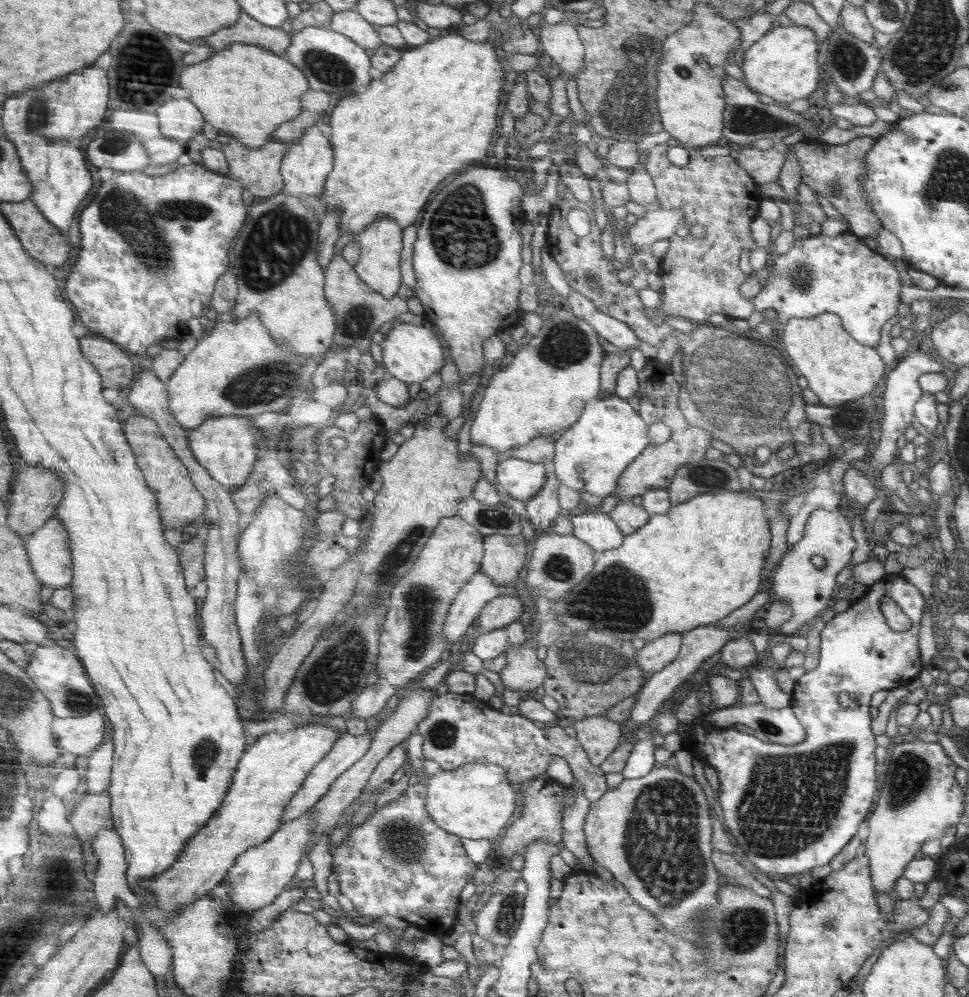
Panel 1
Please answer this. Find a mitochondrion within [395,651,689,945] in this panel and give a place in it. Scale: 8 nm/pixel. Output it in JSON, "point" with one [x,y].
{"point":[506,919]}

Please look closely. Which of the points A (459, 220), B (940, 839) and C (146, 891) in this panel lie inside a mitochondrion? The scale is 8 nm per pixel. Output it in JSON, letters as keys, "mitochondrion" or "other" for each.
{"A":"mitochondrion","B":"other","C":"other"}

